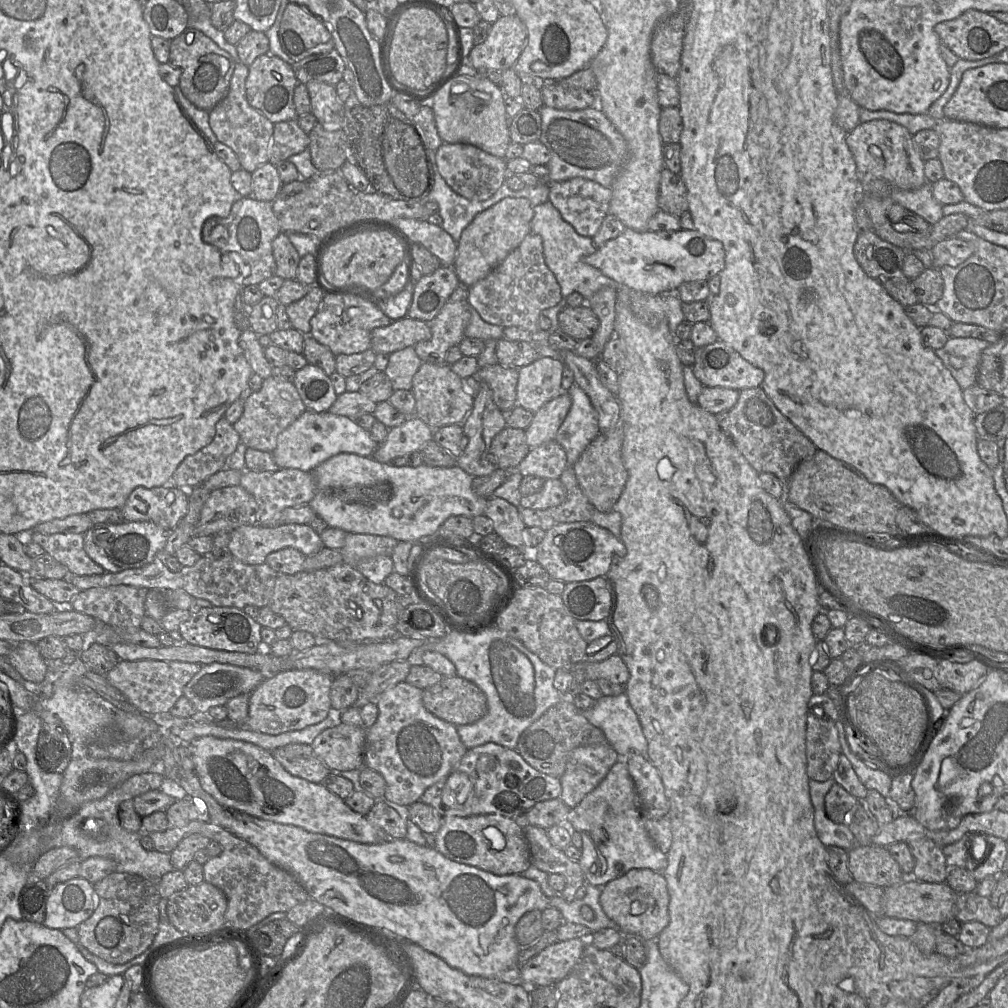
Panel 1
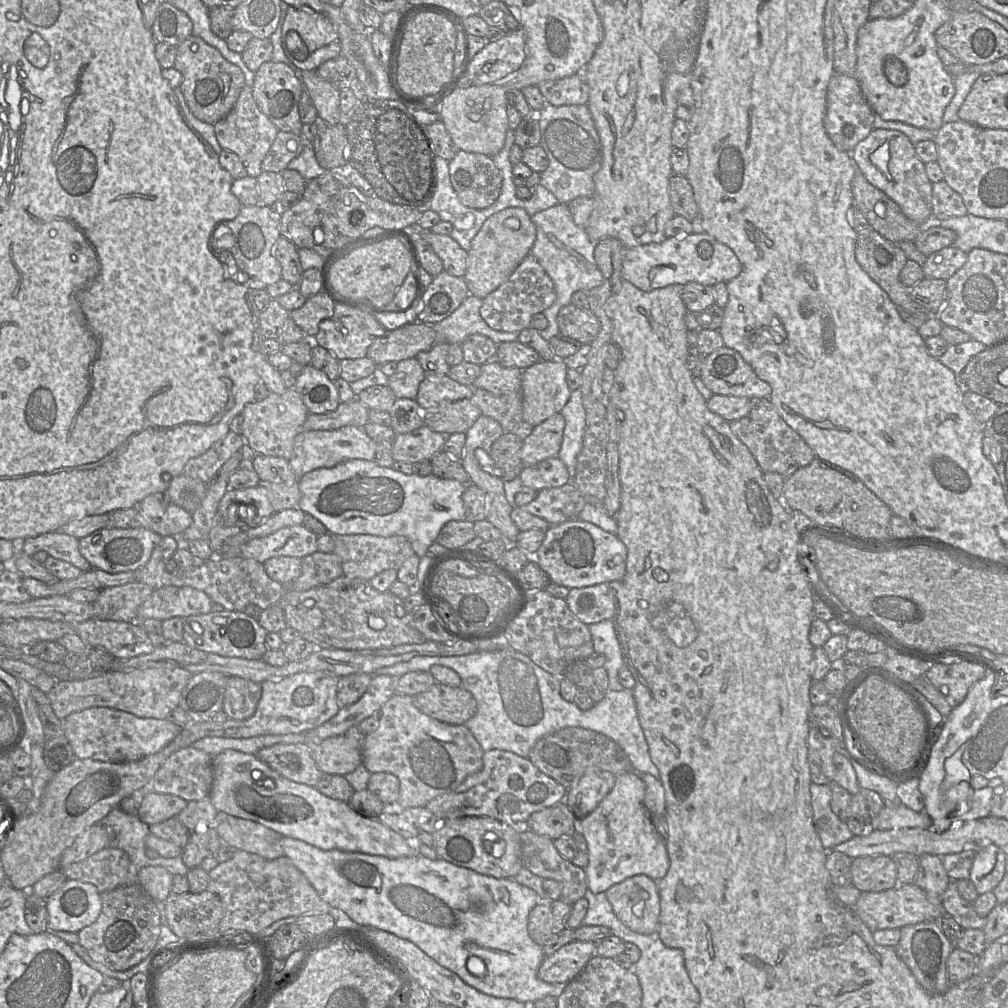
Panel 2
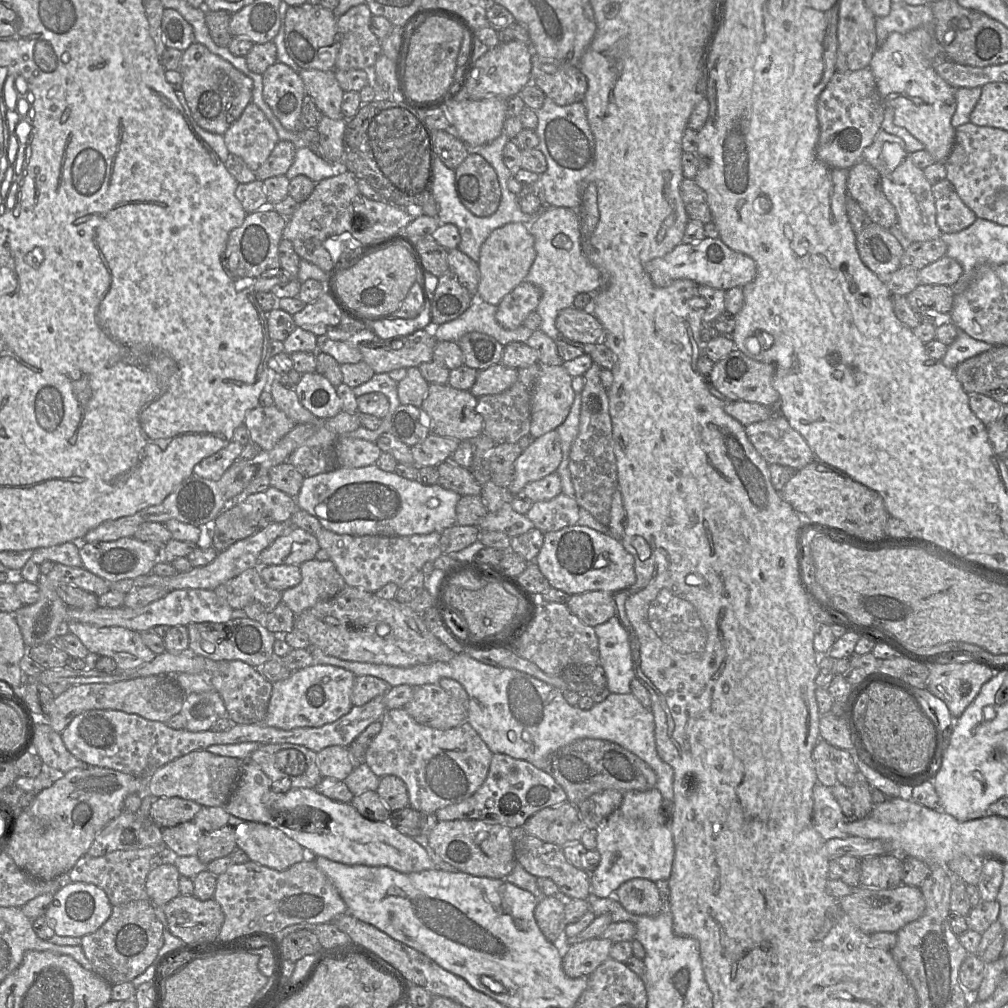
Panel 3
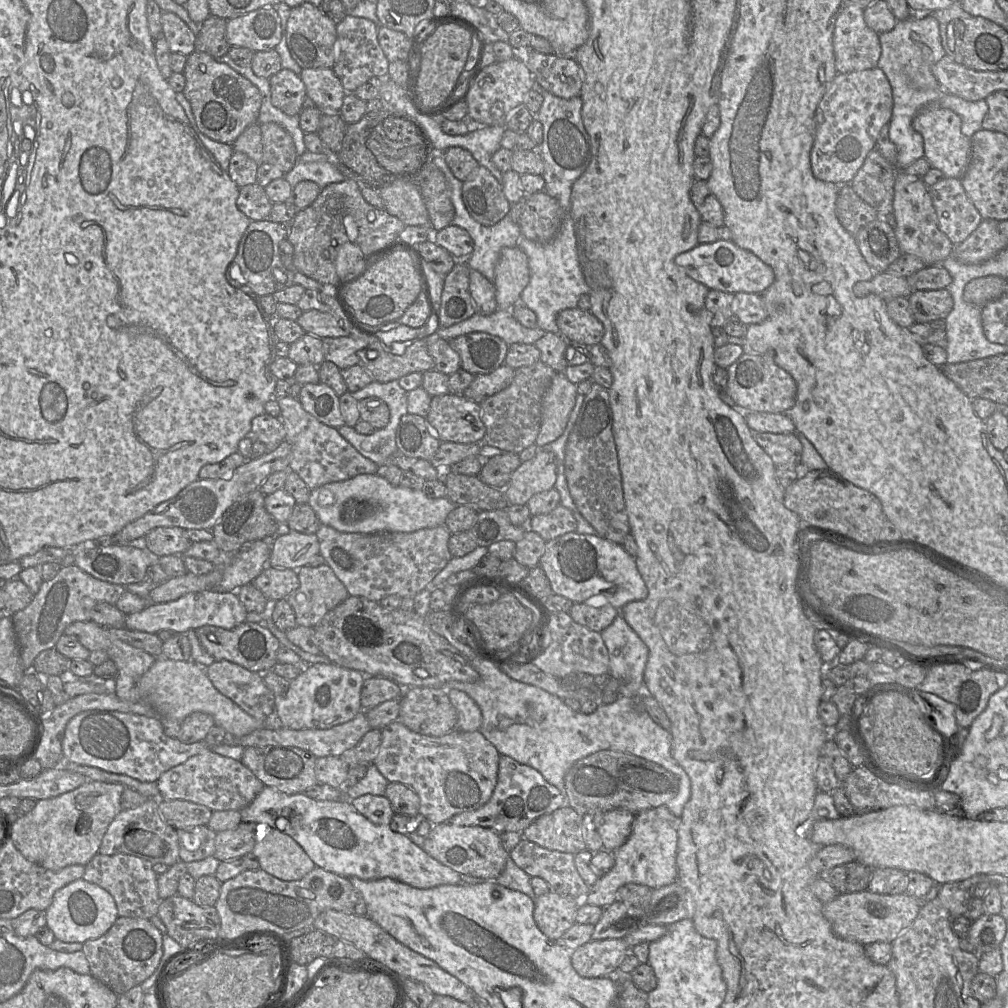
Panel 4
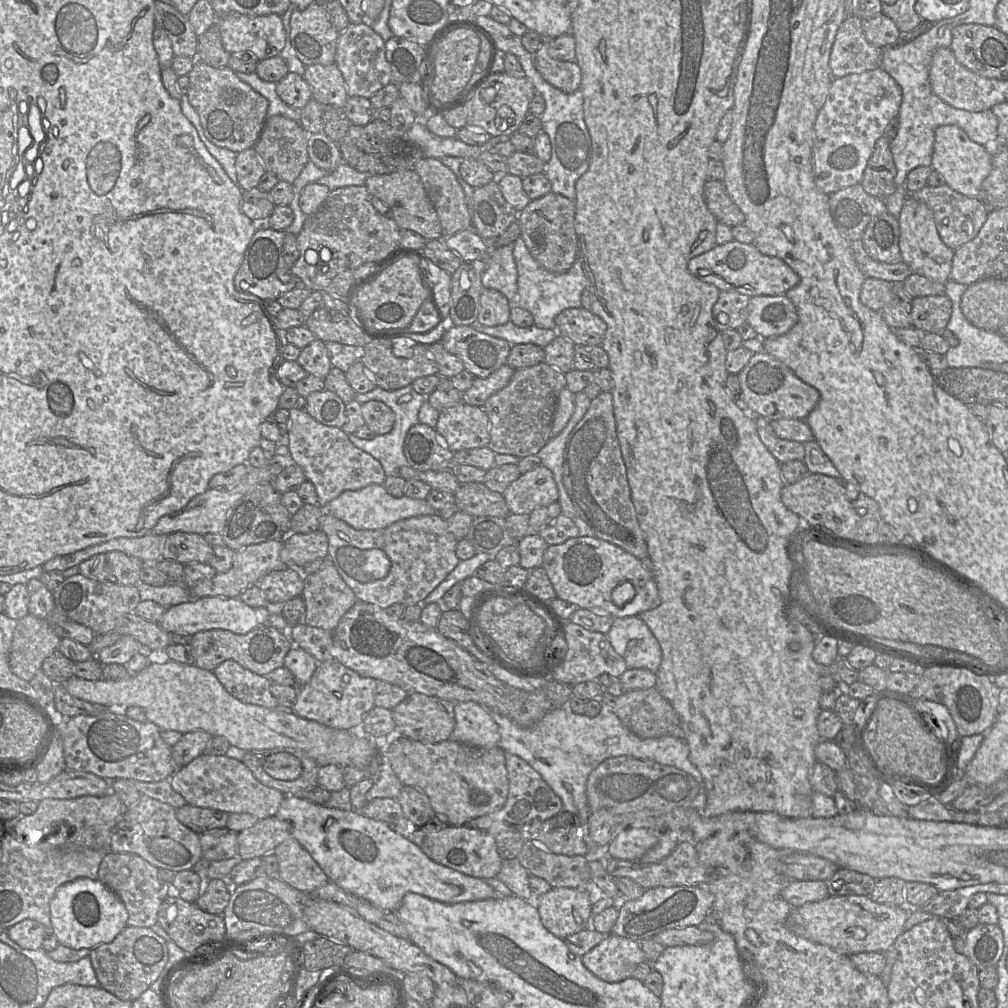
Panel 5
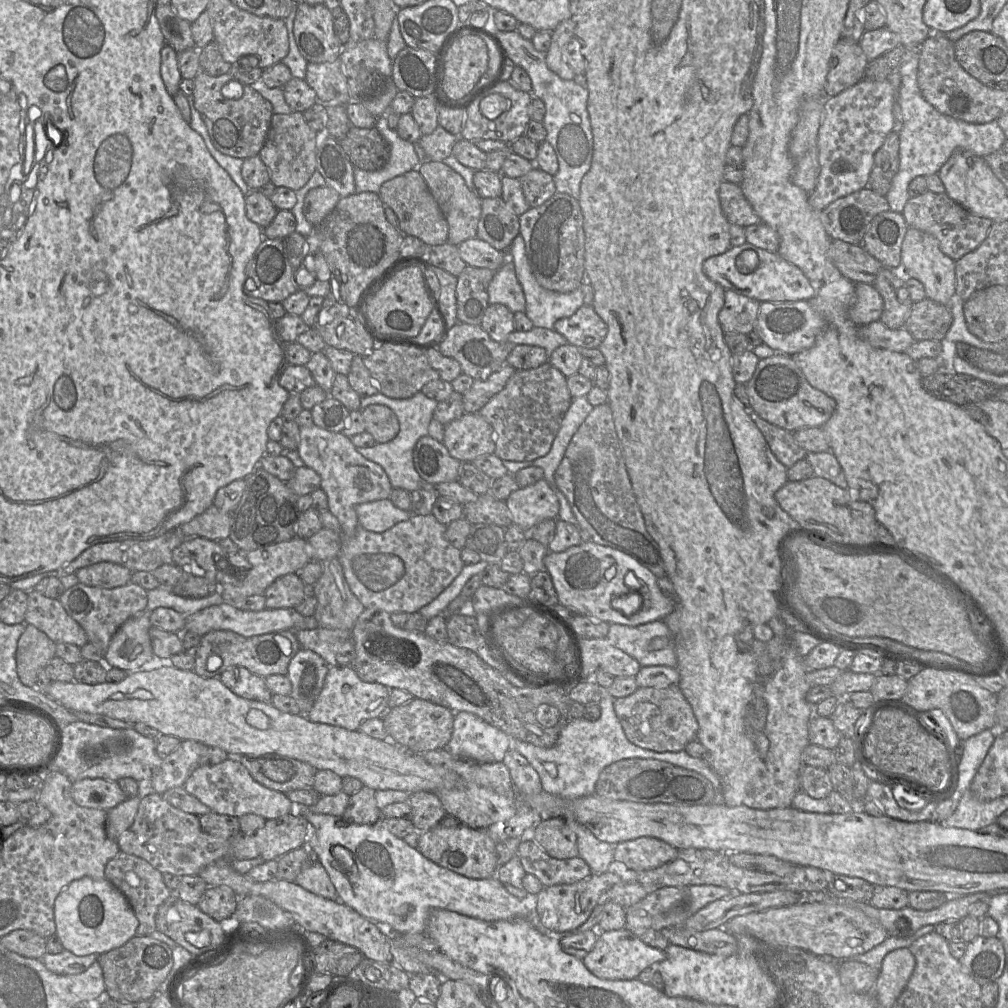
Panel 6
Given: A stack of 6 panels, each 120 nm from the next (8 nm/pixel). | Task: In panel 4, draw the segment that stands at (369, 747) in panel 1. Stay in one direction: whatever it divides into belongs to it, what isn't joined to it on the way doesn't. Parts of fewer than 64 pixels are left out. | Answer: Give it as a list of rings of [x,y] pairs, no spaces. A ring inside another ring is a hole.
[[[396,720],[381,730],[381,744],[373,761],[388,782],[410,787],[419,797],[419,815],[435,824],[474,811],[491,798],[498,777],[500,754],[479,731],[458,729],[440,736],[418,734]]]

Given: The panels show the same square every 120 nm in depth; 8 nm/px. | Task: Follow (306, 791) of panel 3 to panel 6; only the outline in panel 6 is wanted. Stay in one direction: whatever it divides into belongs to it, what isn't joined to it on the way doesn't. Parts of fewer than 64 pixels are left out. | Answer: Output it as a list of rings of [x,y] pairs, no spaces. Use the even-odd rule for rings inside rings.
[[[302,811],[310,823],[307,846],[327,871],[339,900],[376,922],[385,935],[426,933],[433,909],[445,909],[487,922],[526,919],[553,939],[571,934],[555,932],[542,925],[535,912],[536,895],[528,894],[519,899],[511,895],[496,876],[472,879],[443,868],[390,833],[380,820],[373,825],[359,825],[346,823],[341,817]]]

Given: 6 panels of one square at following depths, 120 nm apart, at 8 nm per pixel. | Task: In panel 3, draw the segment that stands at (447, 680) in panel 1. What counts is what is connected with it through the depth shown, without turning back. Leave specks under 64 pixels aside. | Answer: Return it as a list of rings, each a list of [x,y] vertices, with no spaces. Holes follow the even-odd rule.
[[[425,684],[414,689],[405,710],[417,723],[439,730],[455,728],[468,719],[467,704],[446,692],[439,684]]]

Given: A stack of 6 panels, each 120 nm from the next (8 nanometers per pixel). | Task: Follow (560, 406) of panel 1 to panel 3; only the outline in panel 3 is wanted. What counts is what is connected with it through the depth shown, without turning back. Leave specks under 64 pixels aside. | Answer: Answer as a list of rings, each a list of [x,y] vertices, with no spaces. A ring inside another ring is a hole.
[[[556,430],[535,438],[516,459],[515,475],[508,491],[514,496],[522,494],[526,484],[556,472],[561,460],[561,442]]]

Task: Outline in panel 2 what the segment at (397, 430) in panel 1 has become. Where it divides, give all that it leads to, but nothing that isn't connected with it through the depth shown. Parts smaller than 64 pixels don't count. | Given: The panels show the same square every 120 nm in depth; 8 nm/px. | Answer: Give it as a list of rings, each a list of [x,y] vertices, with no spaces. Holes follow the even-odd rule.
[[[423,425],[404,434],[397,434],[392,444],[394,461],[415,463],[431,458],[443,450],[446,435]]]

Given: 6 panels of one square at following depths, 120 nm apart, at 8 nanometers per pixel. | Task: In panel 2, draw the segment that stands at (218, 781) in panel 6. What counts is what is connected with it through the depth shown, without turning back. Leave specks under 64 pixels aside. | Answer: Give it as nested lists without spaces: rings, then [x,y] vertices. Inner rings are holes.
[[[192,746],[172,753],[152,778],[153,791],[178,796],[186,801],[199,801],[209,796],[213,783],[212,756]]]

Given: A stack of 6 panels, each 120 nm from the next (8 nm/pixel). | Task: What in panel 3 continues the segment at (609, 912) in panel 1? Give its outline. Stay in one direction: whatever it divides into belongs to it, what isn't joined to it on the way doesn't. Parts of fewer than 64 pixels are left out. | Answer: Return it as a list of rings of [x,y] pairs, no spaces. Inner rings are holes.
[[[633,878],[622,883],[615,891],[614,898],[629,913],[654,916],[668,909],[668,890],[644,878]]]

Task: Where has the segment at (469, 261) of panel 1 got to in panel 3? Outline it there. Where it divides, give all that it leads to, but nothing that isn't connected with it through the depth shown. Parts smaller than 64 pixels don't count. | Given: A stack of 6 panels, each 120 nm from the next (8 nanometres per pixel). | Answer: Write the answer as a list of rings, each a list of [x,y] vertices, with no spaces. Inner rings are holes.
[[[508,223],[495,229],[482,244],[478,263],[480,281],[475,299],[497,306],[521,282],[525,281],[535,260],[534,237],[523,223]]]

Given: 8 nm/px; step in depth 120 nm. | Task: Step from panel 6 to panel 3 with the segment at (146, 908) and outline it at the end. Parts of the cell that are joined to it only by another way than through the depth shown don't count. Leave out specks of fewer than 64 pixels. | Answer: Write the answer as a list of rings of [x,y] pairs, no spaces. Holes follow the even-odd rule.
[[[163,843],[160,846],[137,850],[116,850],[101,857],[84,855],[68,872],[67,880],[98,886],[106,893],[112,907],[135,900],[149,900],[145,882],[151,870],[150,860],[166,848],[166,844]]]

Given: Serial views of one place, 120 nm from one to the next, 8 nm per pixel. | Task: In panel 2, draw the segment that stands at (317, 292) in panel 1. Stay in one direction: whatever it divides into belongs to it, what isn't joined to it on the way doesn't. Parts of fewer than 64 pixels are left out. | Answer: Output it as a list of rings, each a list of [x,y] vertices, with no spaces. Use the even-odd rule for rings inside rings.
[[[320,291],[308,297],[300,308],[290,311],[289,317],[311,340],[317,334],[320,322],[333,316],[334,307],[332,300]]]

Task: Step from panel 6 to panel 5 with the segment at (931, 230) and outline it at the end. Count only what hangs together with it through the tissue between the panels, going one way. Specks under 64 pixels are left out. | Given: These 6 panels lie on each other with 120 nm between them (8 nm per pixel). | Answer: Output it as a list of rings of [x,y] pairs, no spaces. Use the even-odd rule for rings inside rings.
[[[947,184],[937,187],[926,185],[918,191],[910,193],[909,196],[925,203],[931,209],[941,240],[953,250],[972,240],[978,234],[989,212],[979,199],[963,195]]]

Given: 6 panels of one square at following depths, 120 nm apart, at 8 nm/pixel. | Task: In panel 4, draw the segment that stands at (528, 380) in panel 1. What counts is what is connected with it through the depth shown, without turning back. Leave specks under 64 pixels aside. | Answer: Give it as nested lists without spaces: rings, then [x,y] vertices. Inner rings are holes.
[[[564,372],[554,375],[542,400],[542,423],[535,442],[539,448],[553,442],[564,432],[575,405],[576,387]]]

